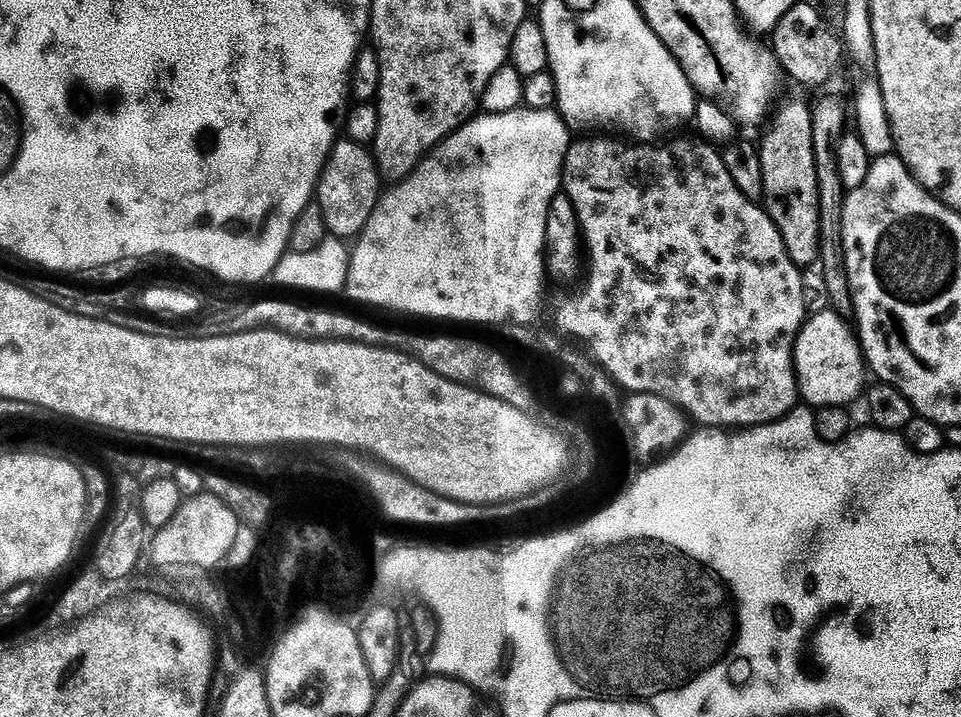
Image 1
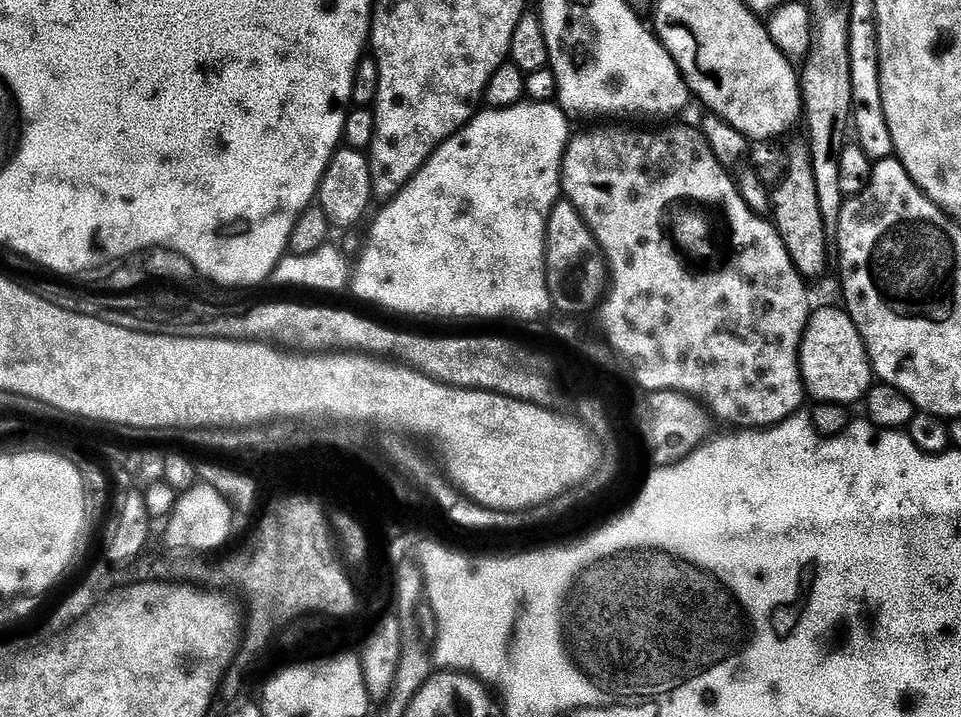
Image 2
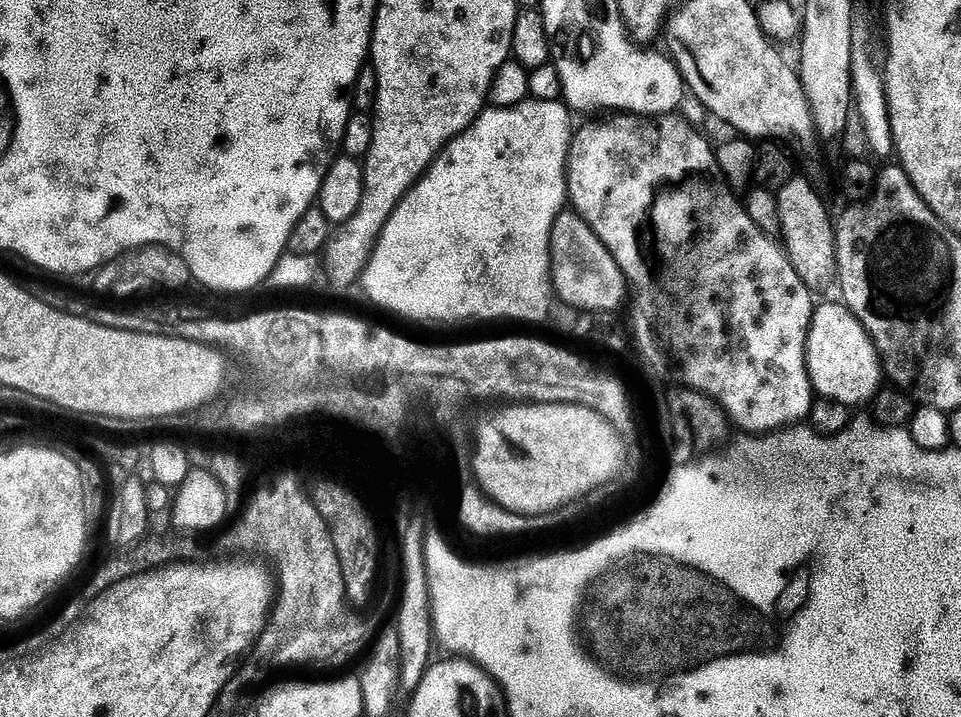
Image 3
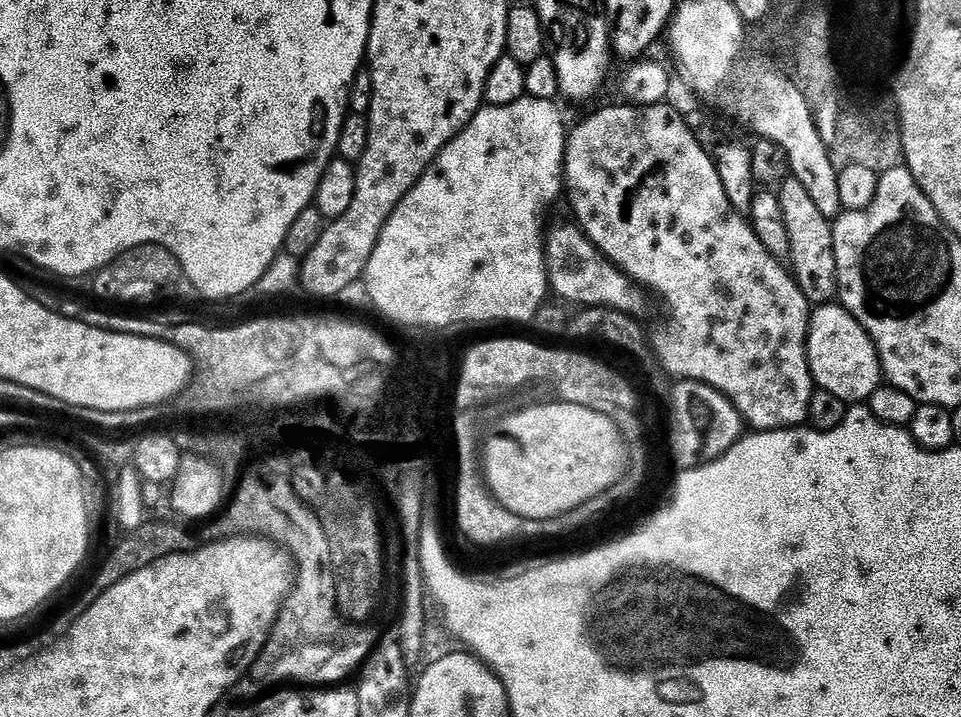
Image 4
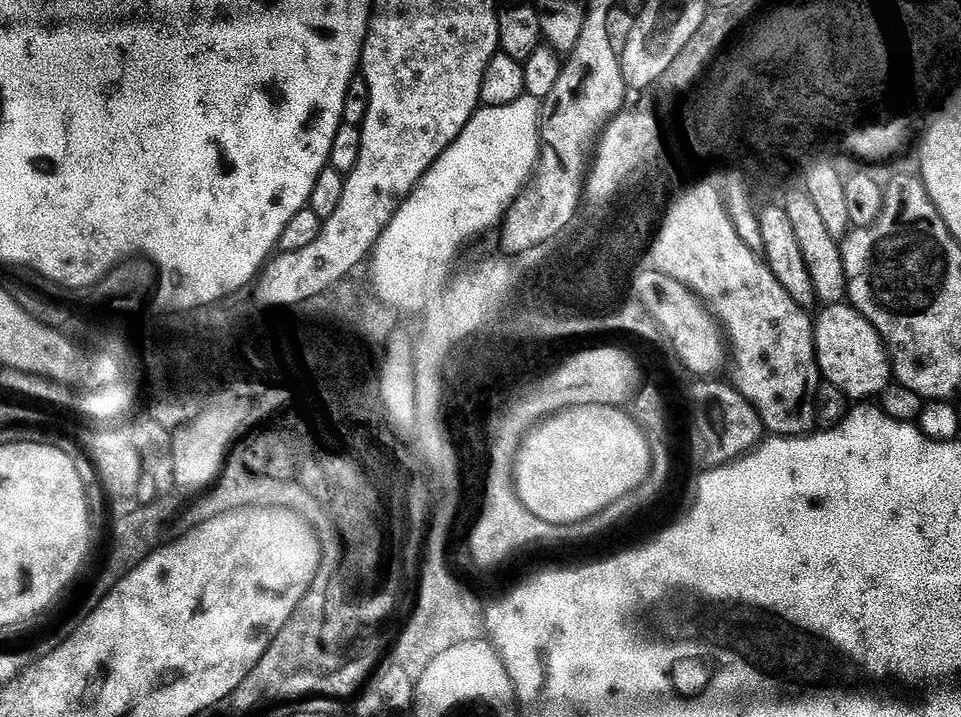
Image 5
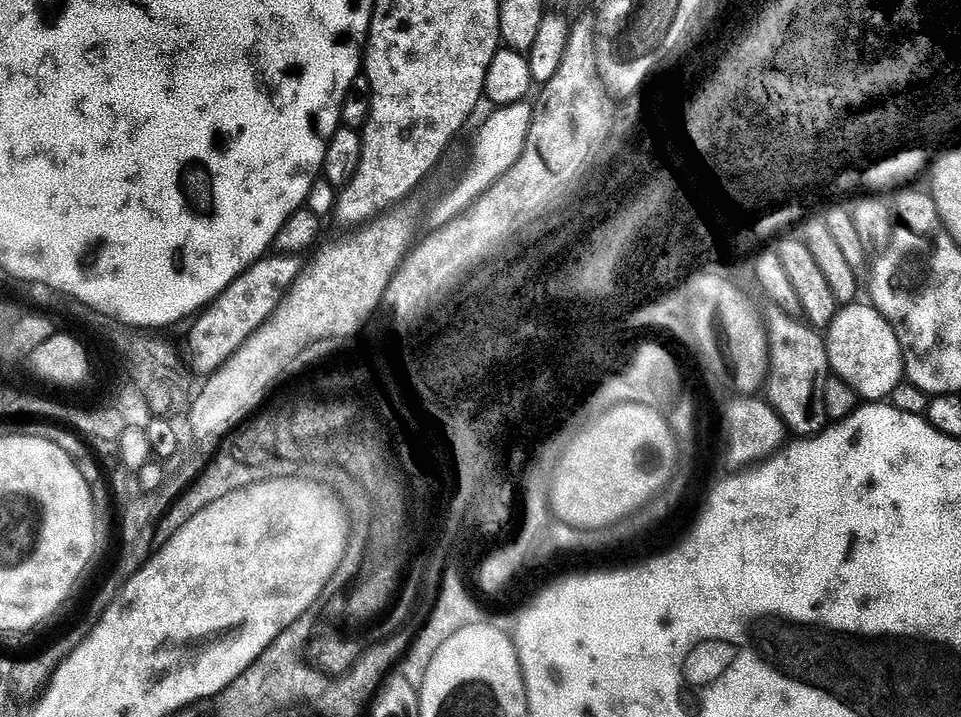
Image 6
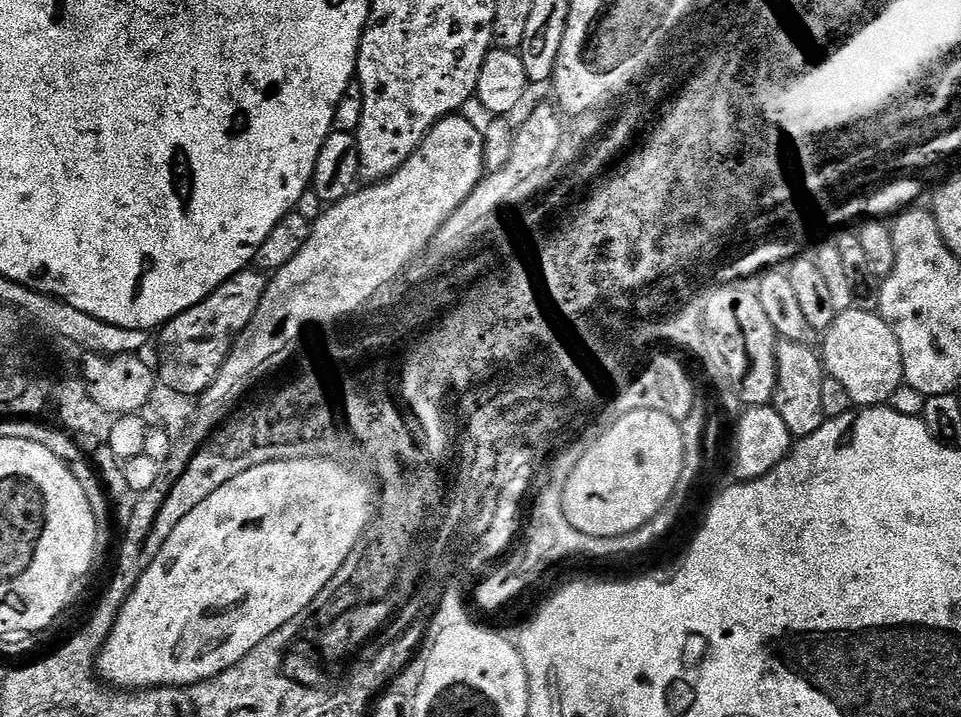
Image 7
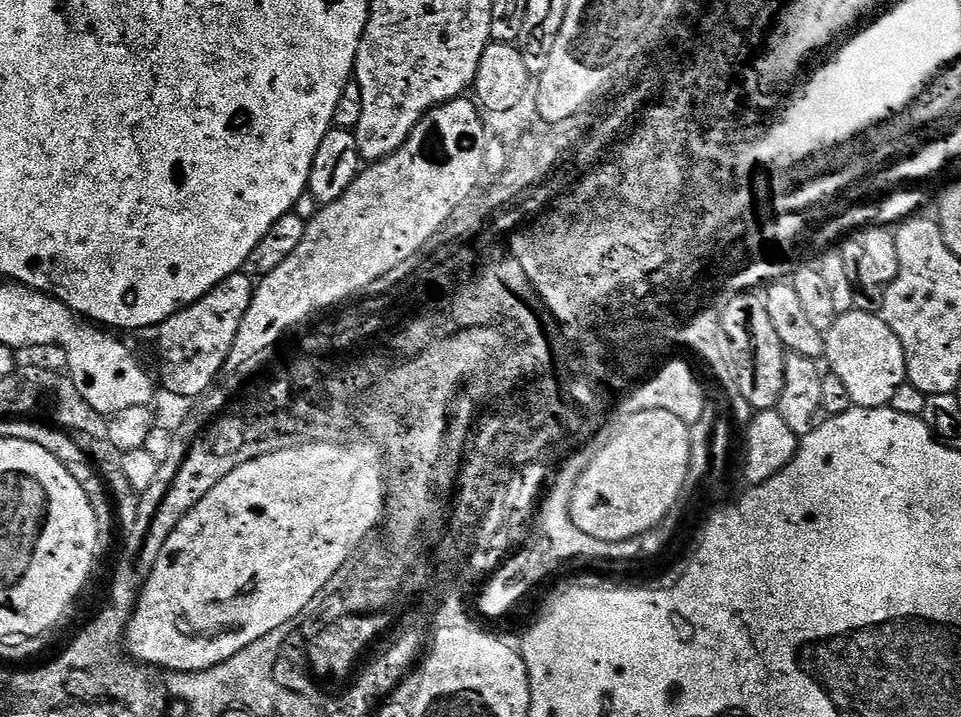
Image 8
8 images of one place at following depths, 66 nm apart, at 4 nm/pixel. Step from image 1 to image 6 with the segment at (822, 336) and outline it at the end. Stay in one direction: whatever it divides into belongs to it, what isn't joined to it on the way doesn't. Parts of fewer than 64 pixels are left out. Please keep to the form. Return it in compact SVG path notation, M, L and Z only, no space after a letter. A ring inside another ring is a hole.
M857 302L845 304L837 311L832 325L826 329L826 343L828 346L828 367L840 380L844 380L857 394L857 397L864 402L884 402L889 399L894 390L904 379L904 359L898 338L882 318L877 308L872 307L868 302Z

